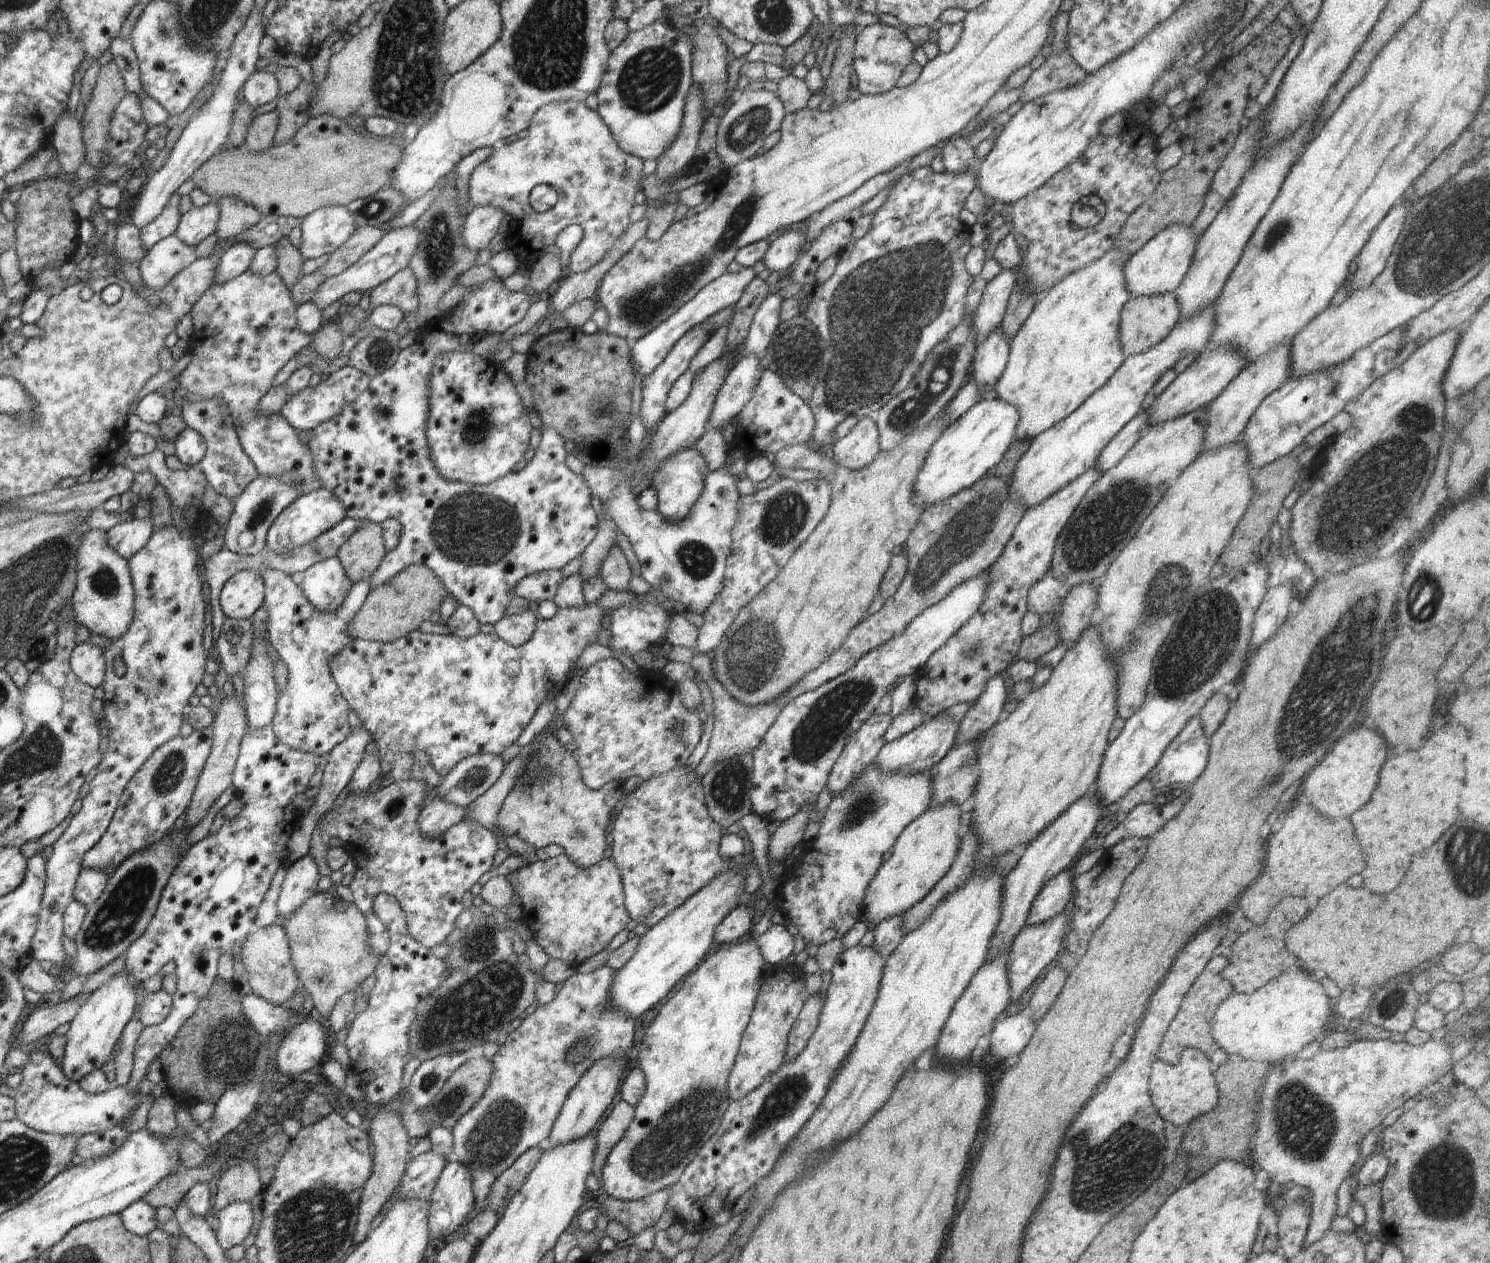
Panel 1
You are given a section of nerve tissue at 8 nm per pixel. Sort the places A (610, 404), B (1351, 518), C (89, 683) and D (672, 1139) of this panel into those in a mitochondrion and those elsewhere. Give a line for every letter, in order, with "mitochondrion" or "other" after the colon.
A: mitochondrion
B: mitochondrion
C: other
D: mitochondrion

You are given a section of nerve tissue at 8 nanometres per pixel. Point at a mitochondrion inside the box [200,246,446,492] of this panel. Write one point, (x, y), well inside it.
(378, 353)

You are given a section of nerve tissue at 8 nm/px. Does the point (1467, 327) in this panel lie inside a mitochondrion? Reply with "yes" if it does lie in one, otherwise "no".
no

